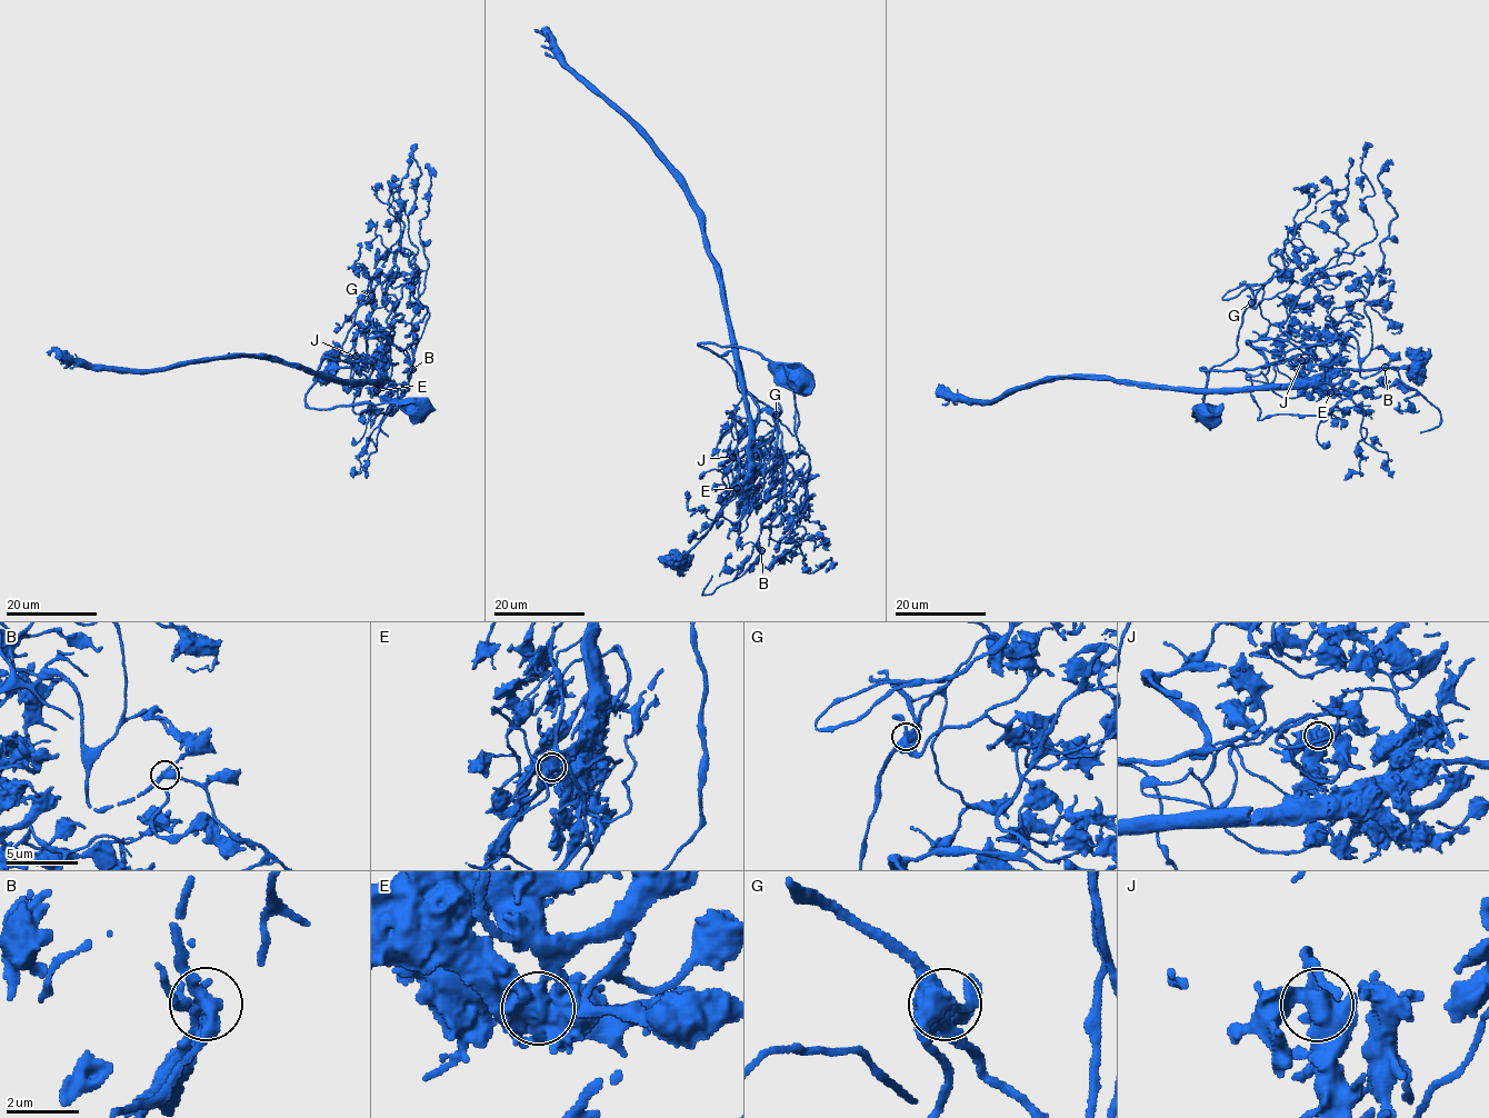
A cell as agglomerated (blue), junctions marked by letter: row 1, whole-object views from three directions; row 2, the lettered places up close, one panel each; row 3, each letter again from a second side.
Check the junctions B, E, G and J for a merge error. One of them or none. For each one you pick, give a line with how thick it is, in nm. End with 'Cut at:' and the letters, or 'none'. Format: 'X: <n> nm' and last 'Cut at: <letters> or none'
E: 650 nm
Cut at: E

